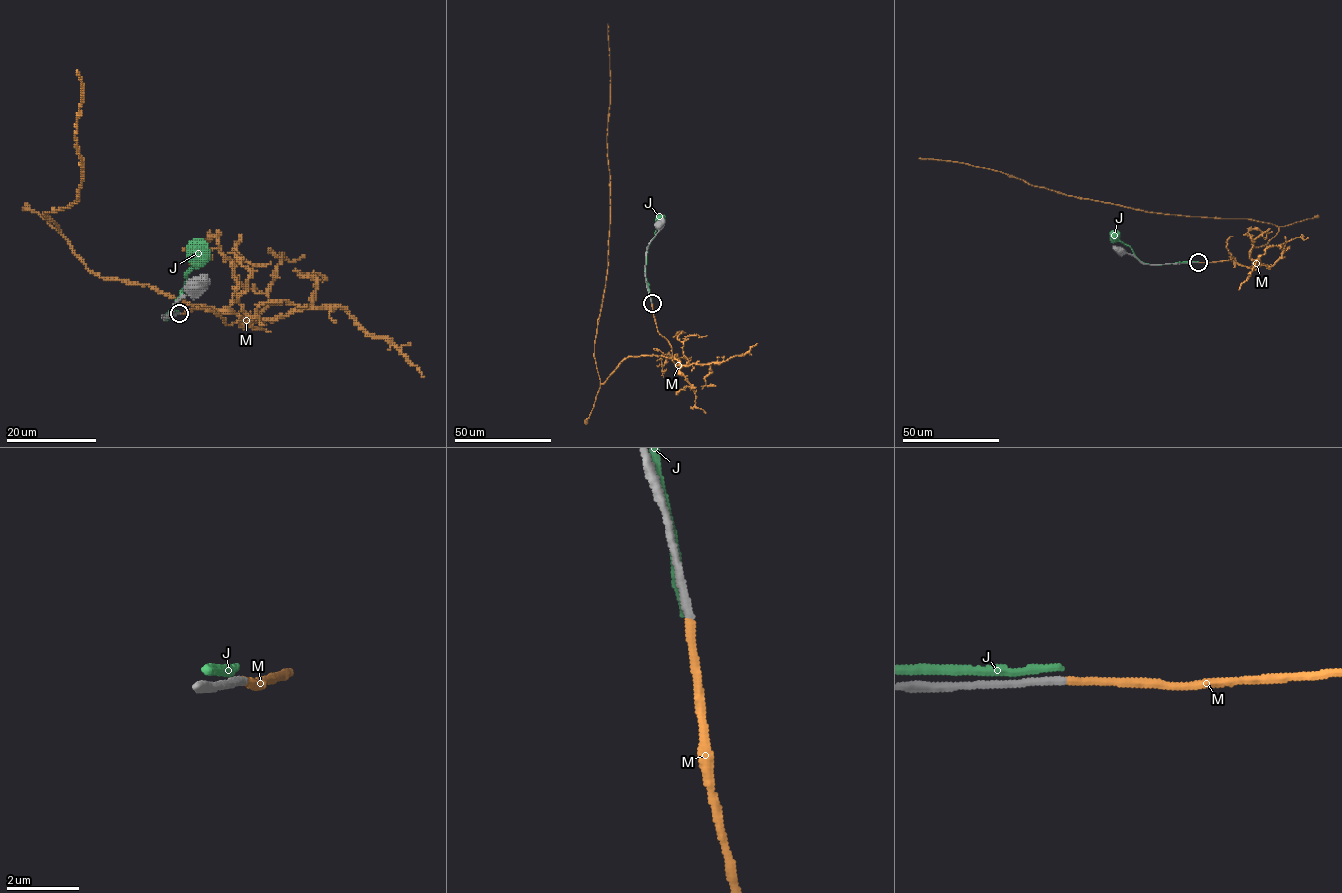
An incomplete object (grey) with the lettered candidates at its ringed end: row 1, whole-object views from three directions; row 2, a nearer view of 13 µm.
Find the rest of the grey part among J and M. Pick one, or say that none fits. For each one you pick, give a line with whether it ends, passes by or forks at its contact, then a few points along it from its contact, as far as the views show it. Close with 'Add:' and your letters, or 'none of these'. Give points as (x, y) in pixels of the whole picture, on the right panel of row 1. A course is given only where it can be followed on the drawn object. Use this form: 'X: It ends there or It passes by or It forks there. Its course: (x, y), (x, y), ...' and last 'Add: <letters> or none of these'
M: It ends there. Its course: (1198, 262), (1259, 267), (1251, 249), (1265, 245), (1277, 226), (1151, 213), (1066, 195), (999, 171), (919, 158)
Add: M

